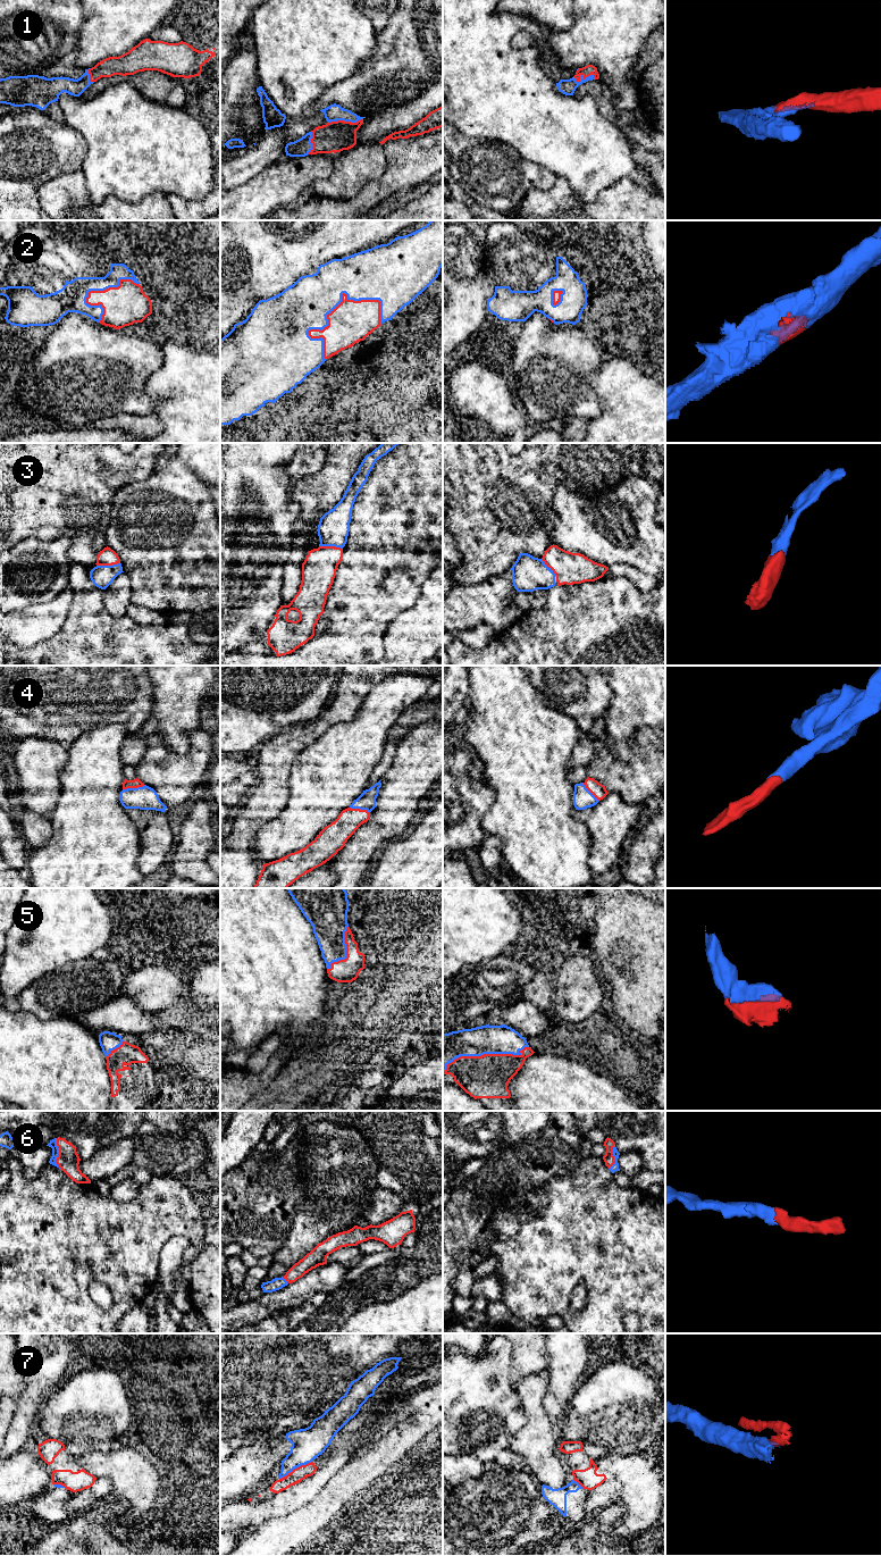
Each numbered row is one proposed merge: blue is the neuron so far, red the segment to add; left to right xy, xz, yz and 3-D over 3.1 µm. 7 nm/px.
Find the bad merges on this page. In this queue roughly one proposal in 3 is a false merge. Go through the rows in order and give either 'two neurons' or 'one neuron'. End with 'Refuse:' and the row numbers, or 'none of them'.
1: one neuron
2: one neuron
3: one neuron
4: one neuron
5: one neuron
6: one neuron
7: two neurons
Refuse: 7

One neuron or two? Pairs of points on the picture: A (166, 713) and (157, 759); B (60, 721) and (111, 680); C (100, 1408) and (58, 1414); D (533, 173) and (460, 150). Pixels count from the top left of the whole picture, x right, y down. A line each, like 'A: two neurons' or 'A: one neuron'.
A: two neurons
B: one neuron
C: one neuron
D: one neuron

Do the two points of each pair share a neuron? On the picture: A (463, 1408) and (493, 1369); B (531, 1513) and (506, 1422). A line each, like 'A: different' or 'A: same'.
A: same
B: different

